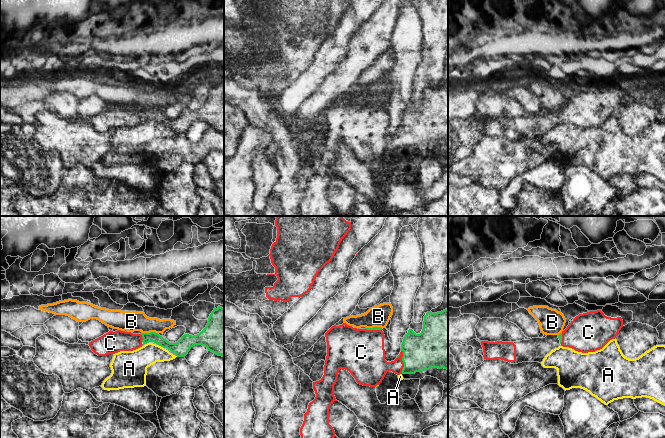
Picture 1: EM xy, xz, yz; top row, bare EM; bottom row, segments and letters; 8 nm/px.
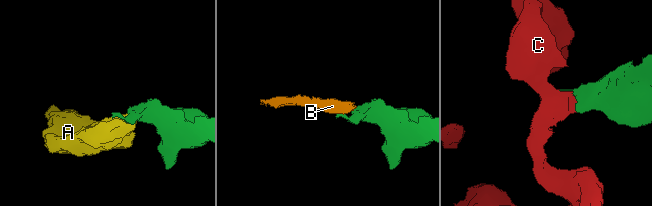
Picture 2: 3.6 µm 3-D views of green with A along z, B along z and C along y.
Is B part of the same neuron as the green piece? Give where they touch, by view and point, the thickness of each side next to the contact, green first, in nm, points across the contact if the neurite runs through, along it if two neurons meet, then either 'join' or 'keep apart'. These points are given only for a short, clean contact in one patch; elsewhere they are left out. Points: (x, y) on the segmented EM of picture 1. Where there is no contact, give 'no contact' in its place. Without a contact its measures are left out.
meets green in xy at (150, 332); 90 nm thick on the green side, 160 nm on the other; border along xy (142, 332), (156, 332), (158, 334); keep apart

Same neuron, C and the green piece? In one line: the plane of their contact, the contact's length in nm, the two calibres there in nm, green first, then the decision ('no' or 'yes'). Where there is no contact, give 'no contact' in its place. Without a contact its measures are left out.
contact in xz; length 190 nm; calibres 300 and 220 nm; yes

